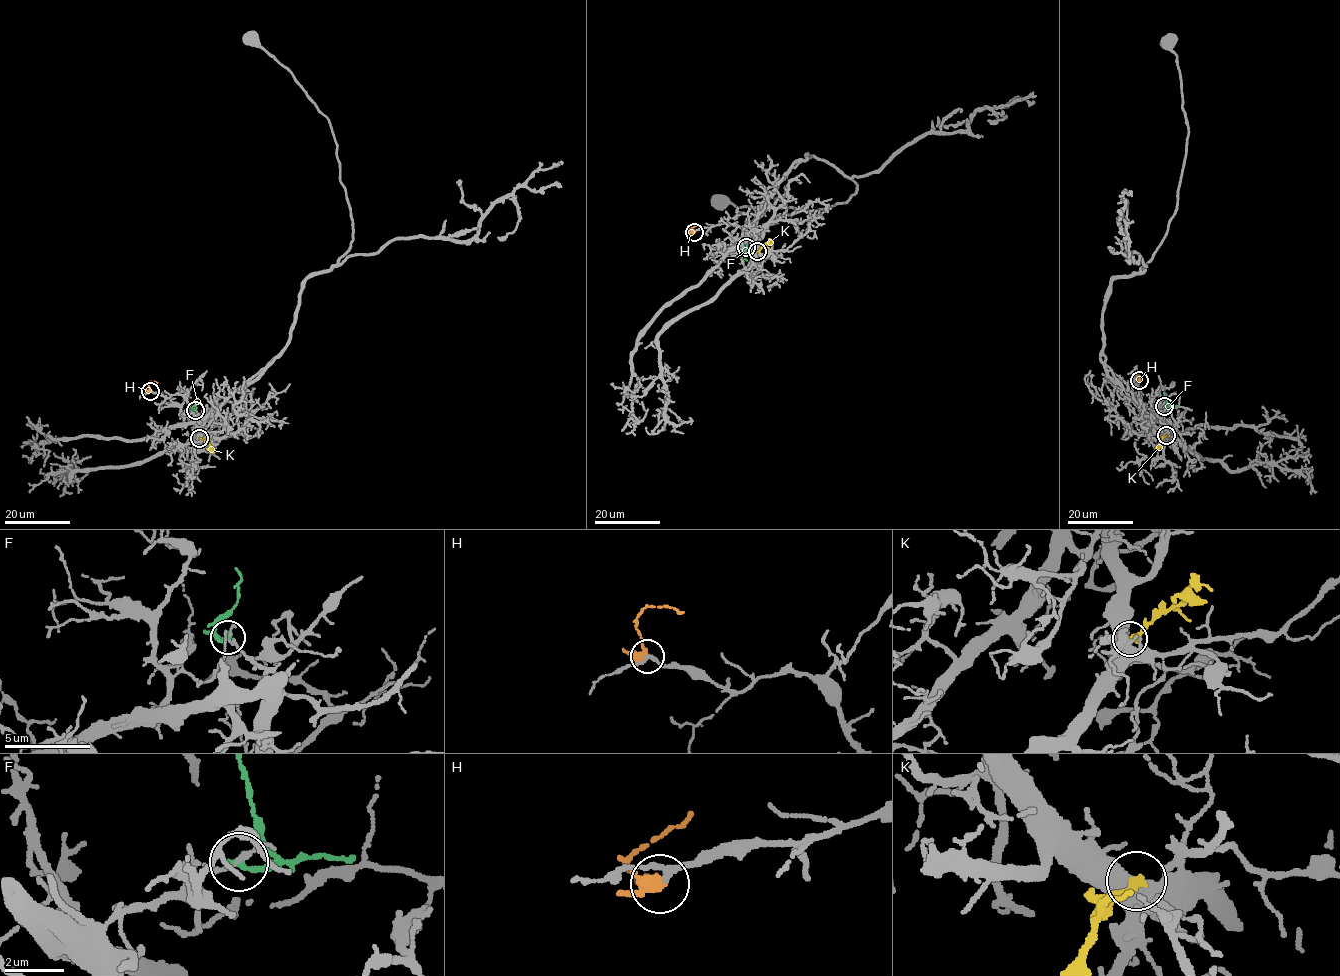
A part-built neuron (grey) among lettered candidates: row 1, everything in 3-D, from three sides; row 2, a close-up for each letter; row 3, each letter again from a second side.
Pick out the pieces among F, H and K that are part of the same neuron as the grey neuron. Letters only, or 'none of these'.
H

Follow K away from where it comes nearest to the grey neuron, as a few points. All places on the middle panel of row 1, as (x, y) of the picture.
K: (757, 251), (773, 242)

